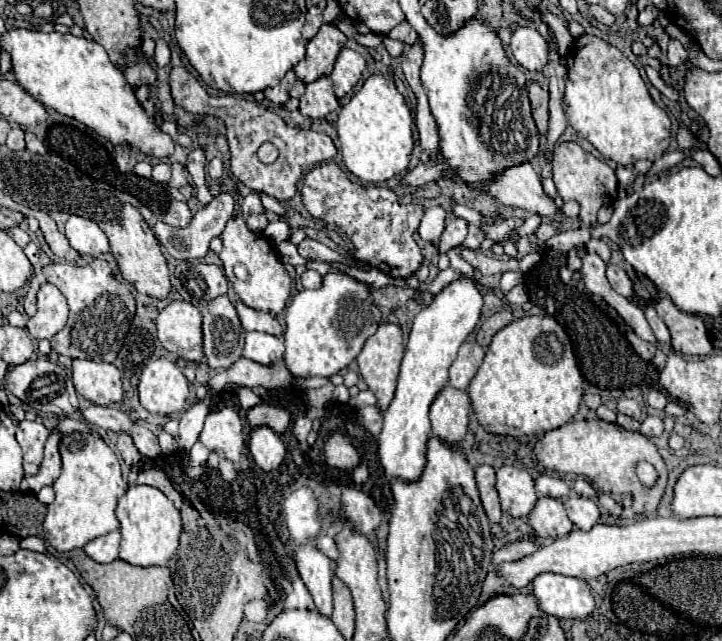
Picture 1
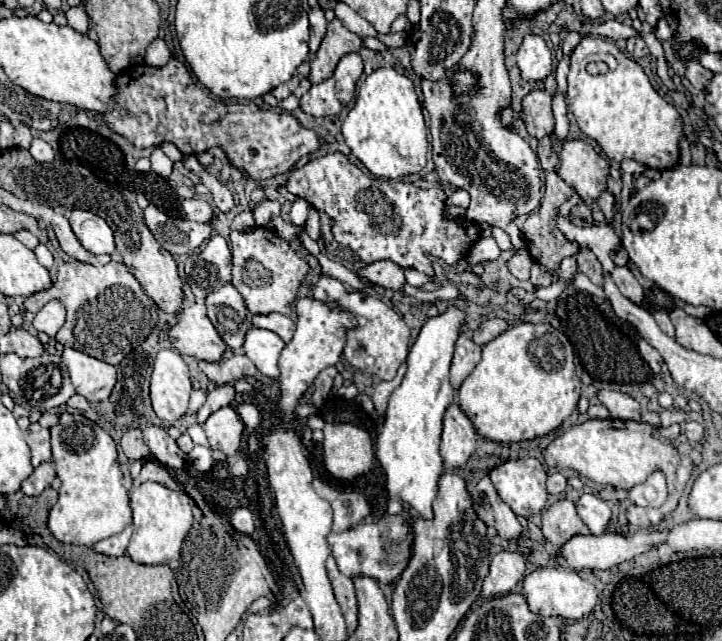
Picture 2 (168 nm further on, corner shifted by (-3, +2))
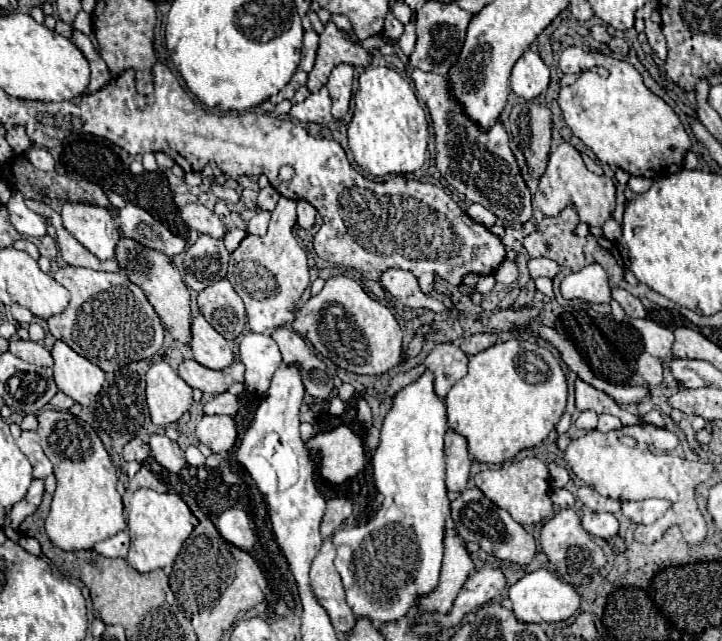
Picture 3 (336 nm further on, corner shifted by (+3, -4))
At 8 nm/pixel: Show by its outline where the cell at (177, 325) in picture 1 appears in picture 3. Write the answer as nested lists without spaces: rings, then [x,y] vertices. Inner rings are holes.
[[[195,315],[191,325],[193,341],[191,351],[195,361],[209,369],[225,369],[233,363],[233,351],[229,341],[225,341],[207,321],[203,315]]]

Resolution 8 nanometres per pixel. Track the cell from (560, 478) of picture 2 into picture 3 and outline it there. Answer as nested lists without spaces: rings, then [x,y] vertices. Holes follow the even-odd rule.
[[[553,489],[551,499],[553,499],[553,503],[555,503],[559,509],[567,509],[567,507],[573,507],[573,505],[575,505],[575,497],[573,497],[573,493],[569,493],[567,489]]]

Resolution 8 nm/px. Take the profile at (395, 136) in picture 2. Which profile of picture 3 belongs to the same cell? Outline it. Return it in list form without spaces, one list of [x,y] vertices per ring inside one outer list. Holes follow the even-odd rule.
[[[367,67],[359,77],[355,111],[347,137],[355,161],[371,175],[383,177],[419,171],[425,163],[429,125],[411,83],[389,67]]]

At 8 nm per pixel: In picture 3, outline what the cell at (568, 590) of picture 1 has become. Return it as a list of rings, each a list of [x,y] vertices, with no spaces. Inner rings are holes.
[[[537,569],[521,577],[515,585],[509,587],[509,599],[513,603],[513,613],[521,623],[557,623],[573,617],[579,609],[581,597],[573,589],[573,585],[563,583],[555,575],[551,575],[547,569]]]

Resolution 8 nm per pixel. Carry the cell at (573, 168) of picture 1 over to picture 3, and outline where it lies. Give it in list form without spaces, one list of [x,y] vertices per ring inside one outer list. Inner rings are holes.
[[[561,143],[551,153],[547,171],[539,179],[537,193],[533,195],[533,203],[539,207],[539,211],[545,217],[557,217],[571,203],[573,209],[577,211],[577,215],[581,217],[581,221],[585,221],[591,227],[603,227],[603,223],[611,217],[611,213],[615,209],[615,199],[617,199],[617,189],[615,189],[615,183],[611,181],[611,177],[591,173],[585,167],[579,151],[569,143]]]

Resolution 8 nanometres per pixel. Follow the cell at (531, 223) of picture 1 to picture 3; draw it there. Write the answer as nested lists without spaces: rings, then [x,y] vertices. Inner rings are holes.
[[[600,268],[590,272],[576,272],[568,275],[560,285],[561,295],[565,299],[583,299],[589,303],[609,303],[611,289],[608,276]]]

